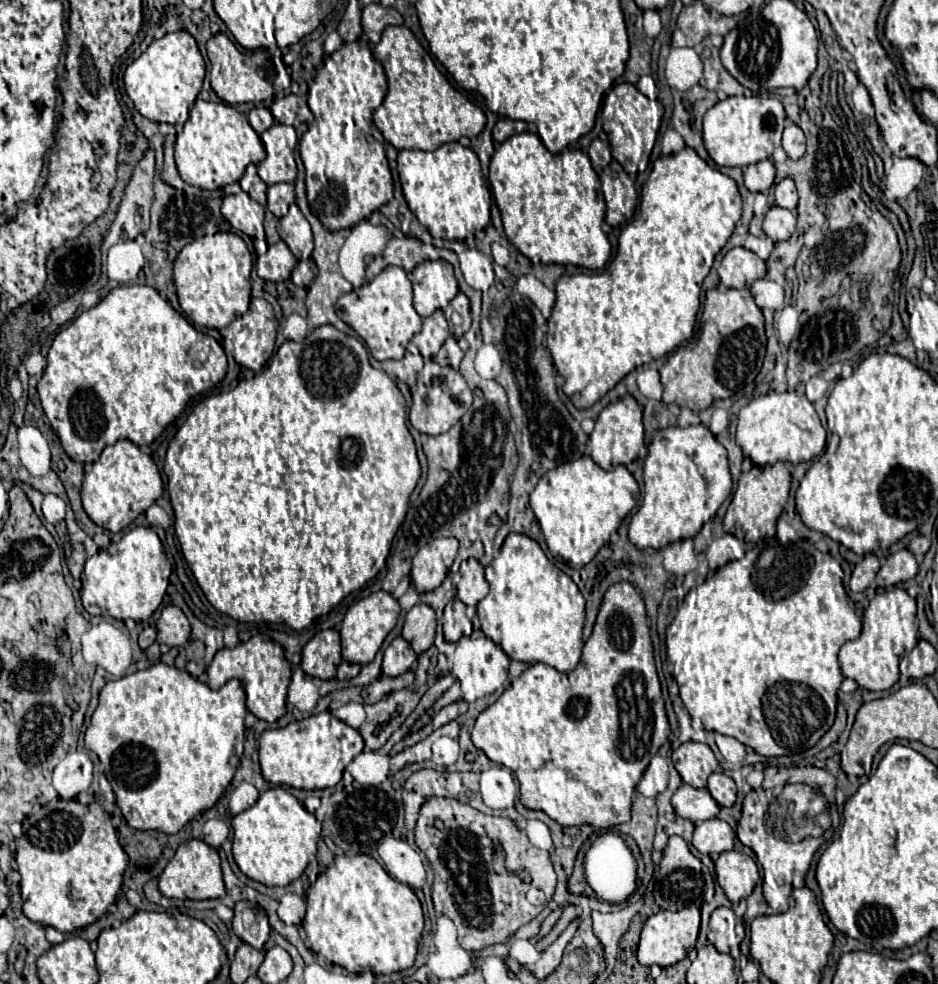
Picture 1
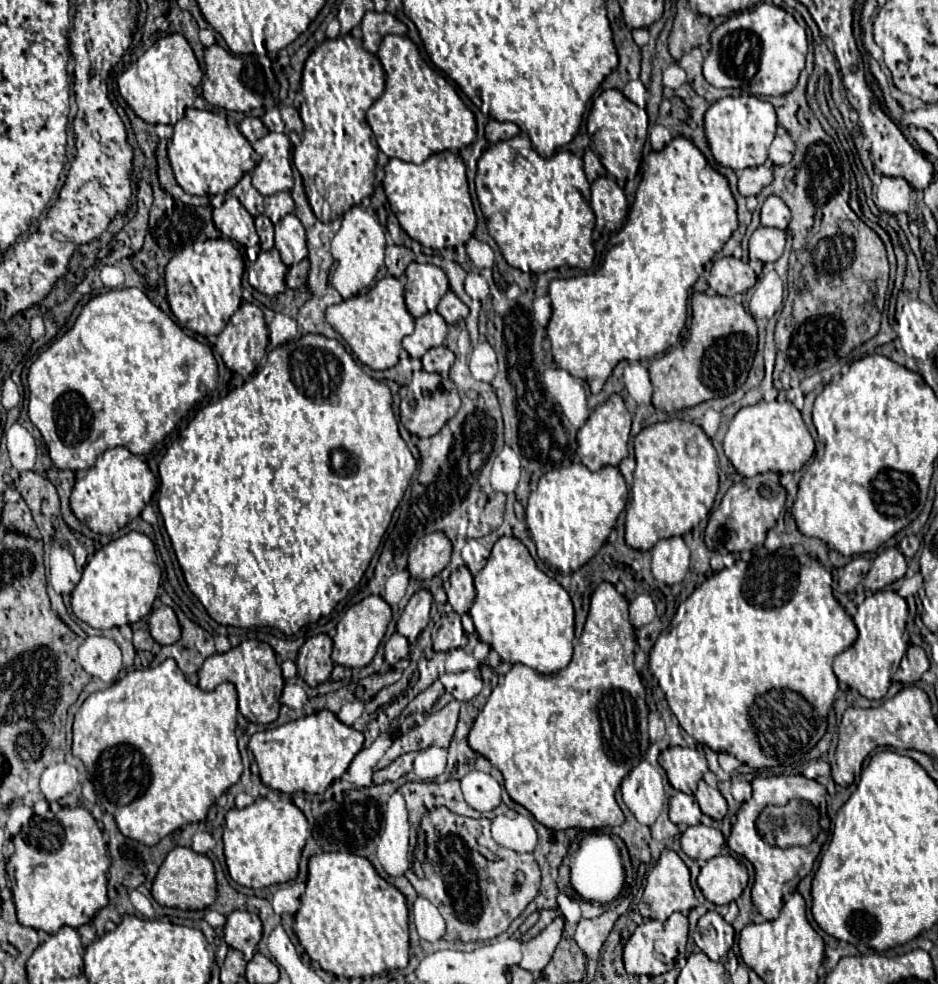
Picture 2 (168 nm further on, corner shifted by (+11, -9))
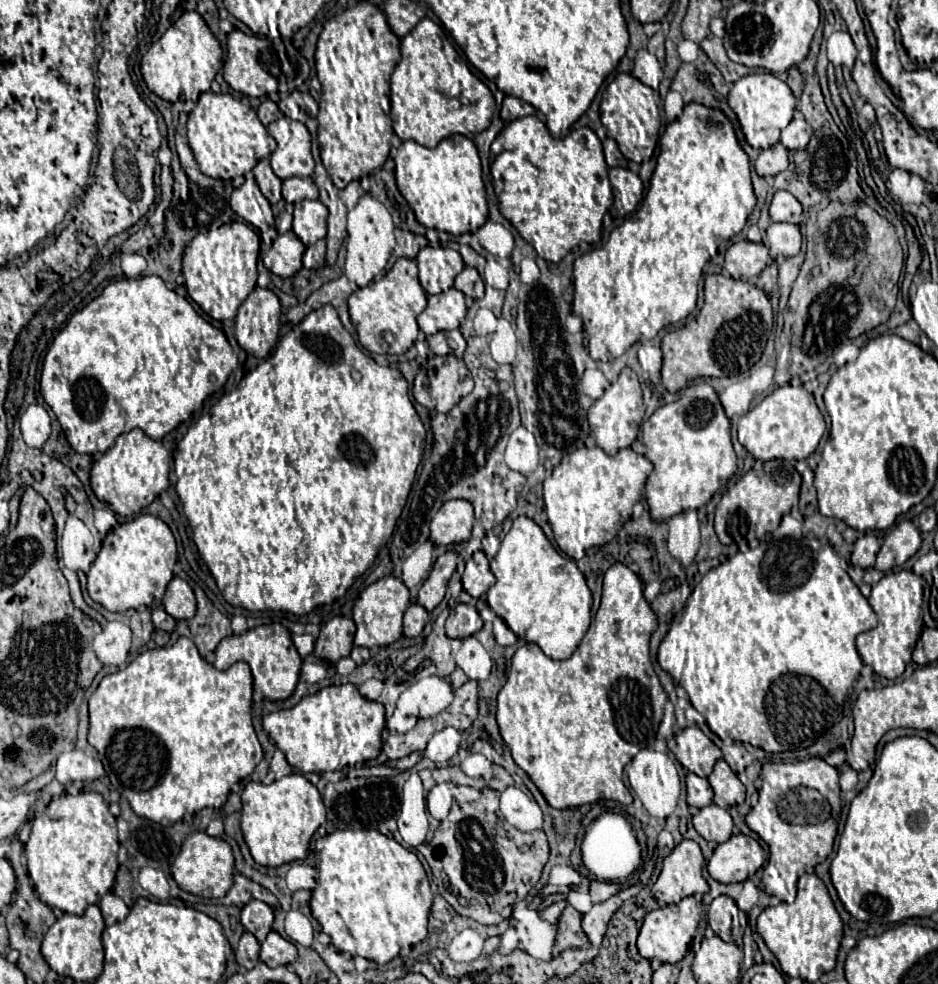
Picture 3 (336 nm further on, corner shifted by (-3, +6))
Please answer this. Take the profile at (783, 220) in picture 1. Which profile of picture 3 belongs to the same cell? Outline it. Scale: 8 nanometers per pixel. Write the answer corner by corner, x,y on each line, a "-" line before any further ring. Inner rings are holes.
770,223
766,229
766,245
774,259
794,257
802,245
800,227
792,223

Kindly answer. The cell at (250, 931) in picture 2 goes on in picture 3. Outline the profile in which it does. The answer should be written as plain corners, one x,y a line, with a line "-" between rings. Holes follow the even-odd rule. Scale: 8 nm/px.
252,899
250,903
246,903
242,907
242,925
246,927
246,931
250,931
260,943
266,939
266,935
272,929
272,921
274,921
274,911
268,903
264,901
256,901

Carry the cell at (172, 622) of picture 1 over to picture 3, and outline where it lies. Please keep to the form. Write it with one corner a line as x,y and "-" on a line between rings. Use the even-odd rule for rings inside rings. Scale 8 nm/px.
174,577
168,583
166,595
164,595
164,609
168,615
172,615
176,621
192,619
196,613
196,597
190,589
190,585
178,577

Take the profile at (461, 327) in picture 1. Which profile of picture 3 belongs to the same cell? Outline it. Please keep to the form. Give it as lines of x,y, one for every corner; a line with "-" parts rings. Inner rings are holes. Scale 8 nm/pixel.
464,267
464,271
454,281
454,287
462,291
466,297
472,297
472,299
484,297
484,283
474,267

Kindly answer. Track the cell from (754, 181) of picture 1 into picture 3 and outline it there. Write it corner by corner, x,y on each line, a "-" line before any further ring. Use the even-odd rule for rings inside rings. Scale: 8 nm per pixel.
782,143
762,151
754,163
754,169
760,177
774,177
788,169
788,149

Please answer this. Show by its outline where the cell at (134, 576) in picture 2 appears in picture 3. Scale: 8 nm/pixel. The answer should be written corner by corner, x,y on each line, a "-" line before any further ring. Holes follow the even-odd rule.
144,513
130,523
118,525
106,535
106,539
102,541
102,549
88,571
88,595
108,611
128,611
140,605
152,605
154,601
160,601
164,597
166,585
174,577
172,575
174,565
176,565
176,541
170,527
162,519

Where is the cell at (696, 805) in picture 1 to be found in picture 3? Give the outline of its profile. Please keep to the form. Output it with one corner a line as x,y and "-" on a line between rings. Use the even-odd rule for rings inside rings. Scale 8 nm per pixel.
688,773
686,777
686,793
688,793
688,805
692,807
706,807
712,803
712,787
708,779
702,779
694,773

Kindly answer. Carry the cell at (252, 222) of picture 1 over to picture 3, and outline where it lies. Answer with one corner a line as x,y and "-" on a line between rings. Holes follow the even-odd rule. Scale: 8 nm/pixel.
246,173
244,175
244,183
238,189
234,189
232,199
230,199
230,207
246,223
250,223
252,227
256,227
260,231
262,239
274,239
276,237
274,217
272,217
270,203
260,193
260,189
258,189
252,173

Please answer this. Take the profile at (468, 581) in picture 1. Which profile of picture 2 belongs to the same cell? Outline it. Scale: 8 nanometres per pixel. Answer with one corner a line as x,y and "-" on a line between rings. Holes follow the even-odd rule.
460,566
452,576
450,576
450,588
448,588
448,604
458,612
458,614
466,614
470,610
470,606
474,604
474,582
472,582
472,574
466,566

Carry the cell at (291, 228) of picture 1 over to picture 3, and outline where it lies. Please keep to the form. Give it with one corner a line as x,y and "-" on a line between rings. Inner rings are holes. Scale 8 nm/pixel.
304,199
294,207
294,233
308,247
326,237
328,209
316,199

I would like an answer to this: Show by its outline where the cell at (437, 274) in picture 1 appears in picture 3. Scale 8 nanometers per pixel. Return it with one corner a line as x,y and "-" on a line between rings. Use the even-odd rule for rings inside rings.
442,247
420,249
416,263
420,271
420,283
428,295
438,295
442,291
448,291
454,285
456,275
464,269
460,253

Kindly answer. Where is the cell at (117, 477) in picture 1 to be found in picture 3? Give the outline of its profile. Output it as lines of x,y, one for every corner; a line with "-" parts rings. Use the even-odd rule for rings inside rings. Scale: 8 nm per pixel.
132,429
130,433
120,435
116,443
98,461
94,461
90,471
90,487
94,495
114,513
128,517
148,507
170,485
170,463
172,455
160,441
146,437
140,429

